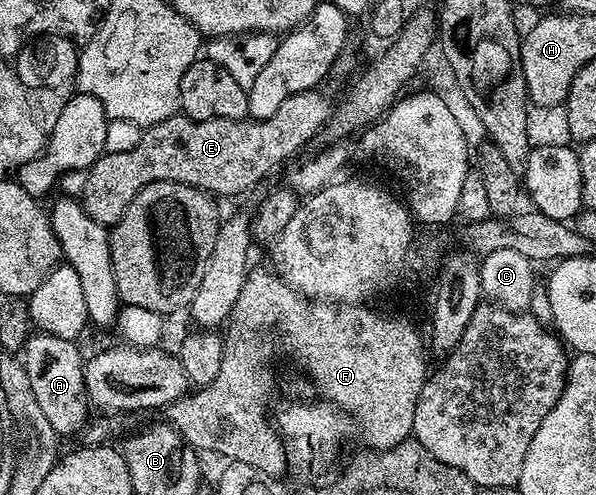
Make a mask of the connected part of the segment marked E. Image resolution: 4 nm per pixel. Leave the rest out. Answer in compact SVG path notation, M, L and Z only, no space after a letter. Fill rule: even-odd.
M323 90L298 92L285 102L281 102L277 114L268 120L230 120L229 118L213 118L212 120L191 120L182 114L165 118L159 124L152 124L142 133L139 143L133 150L111 153L106 151L86 169L87 181L81 197L83 208L93 218L102 224L113 226L125 214L129 202L137 198L146 184L158 180L172 180L188 184L194 188L202 188L204 192L219 196L239 196L250 190L254 184L259 184L278 164L283 164L302 144L322 133L333 113L333 103Z

